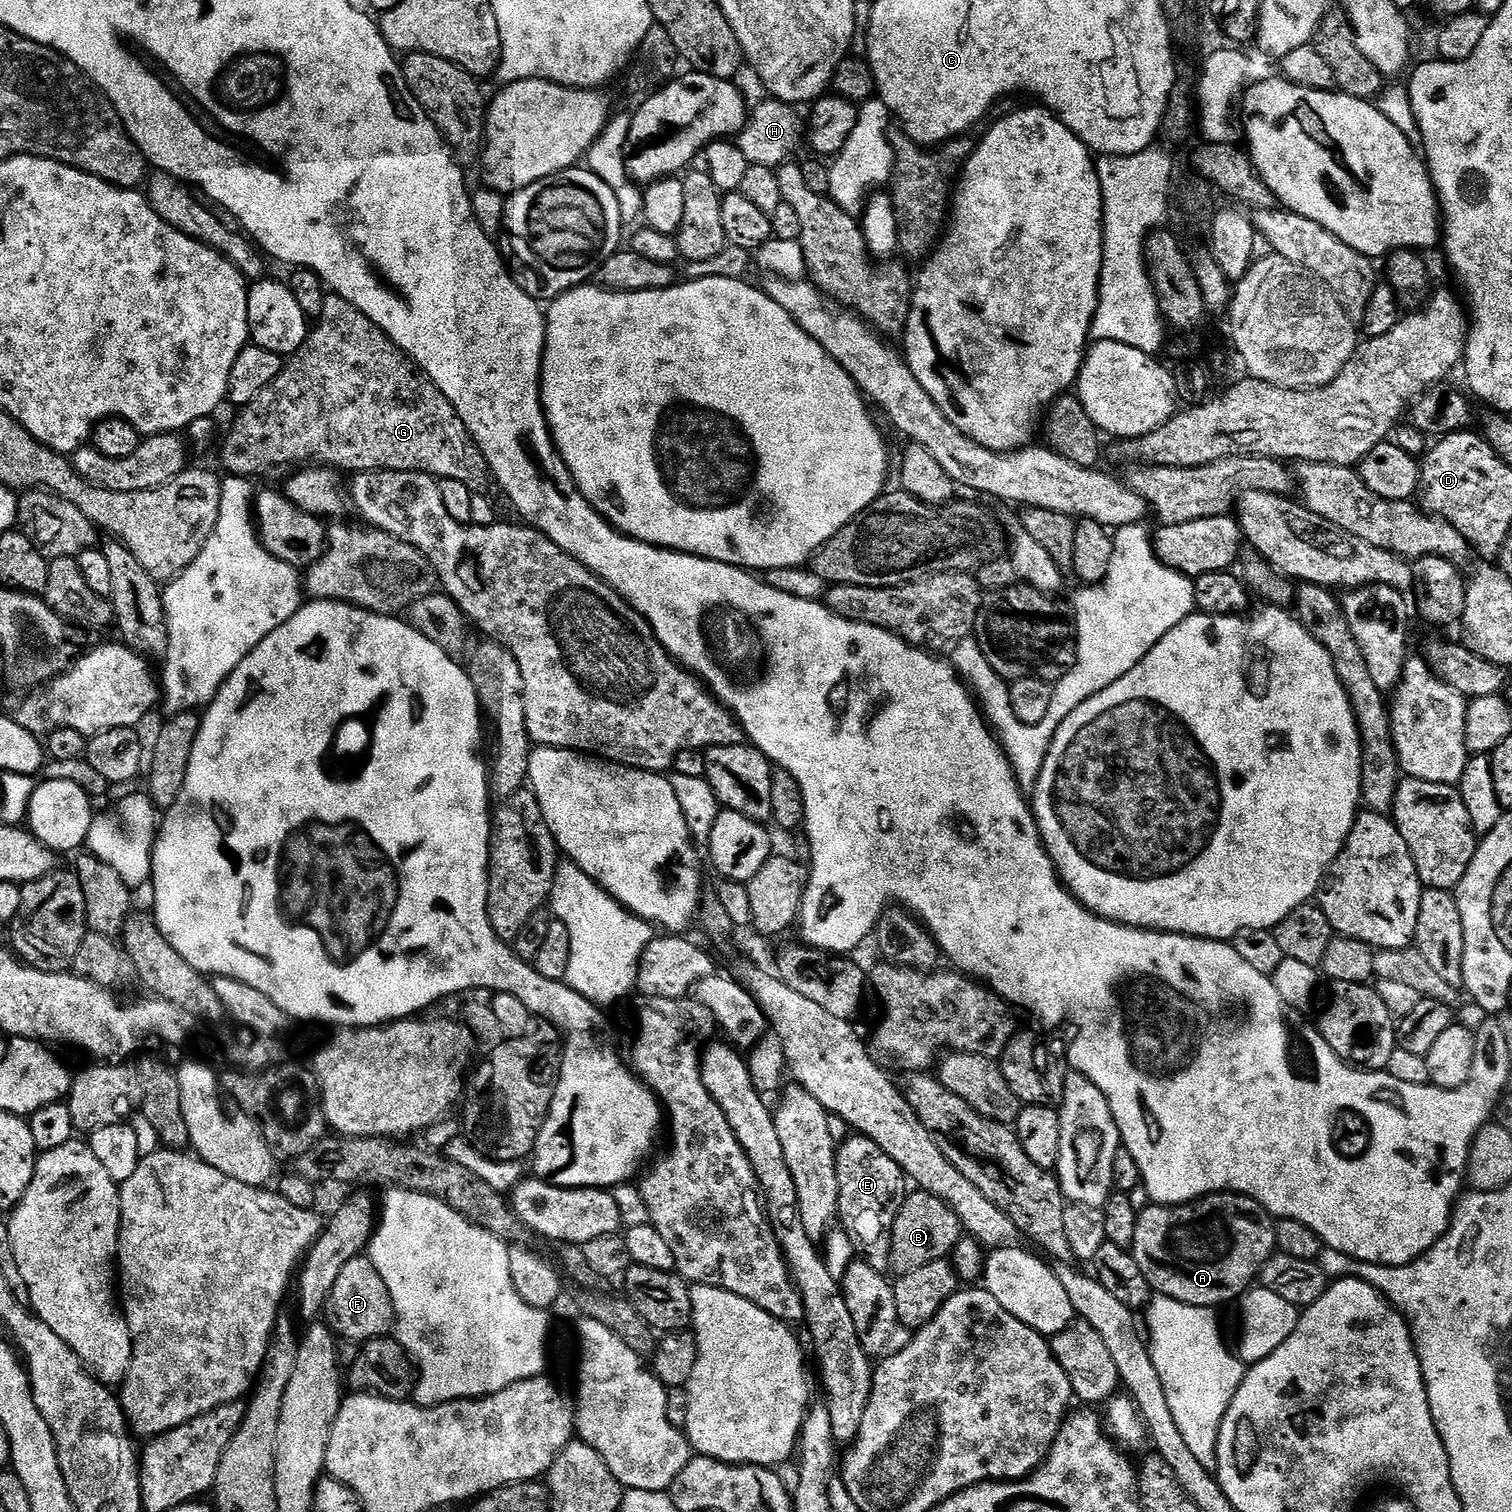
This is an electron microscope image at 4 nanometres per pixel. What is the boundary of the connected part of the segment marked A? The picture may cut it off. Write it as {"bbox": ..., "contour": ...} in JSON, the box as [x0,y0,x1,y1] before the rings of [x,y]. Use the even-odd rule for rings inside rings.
{"bbox":[1130,1192,1277,1309],"contour":[[[1211,1192],[1203,1200],[1191,1200],[1188,1204],[1158,1204],[1149,1203],[1147,1208],[1142,1209],[1135,1217],[1137,1225],[1134,1229],[1134,1238],[1130,1251],[1134,1262],[1138,1264],[1138,1270],[1142,1270],[1142,1278],[1152,1287],[1153,1293],[1169,1296],[1178,1302],[1186,1302],[1190,1306],[1199,1308],[1219,1309],[1219,1304],[1228,1304],[1239,1301],[1240,1297],[1257,1283],[1262,1266],[1277,1251],[1276,1247],[1276,1225],[1273,1217],[1254,1198],[1242,1196],[1239,1192]]]}

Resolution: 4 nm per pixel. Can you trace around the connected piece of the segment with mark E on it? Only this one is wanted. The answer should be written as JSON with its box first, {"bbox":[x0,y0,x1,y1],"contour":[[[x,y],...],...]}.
{"bbox":[836,1134,908,1273],"contour":[[[859,1134],[851,1135],[839,1143],[836,1173],[839,1225],[847,1236],[852,1237],[859,1259],[865,1260],[876,1272],[887,1273],[892,1267],[892,1226],[908,1193],[907,1177],[872,1139]]]}

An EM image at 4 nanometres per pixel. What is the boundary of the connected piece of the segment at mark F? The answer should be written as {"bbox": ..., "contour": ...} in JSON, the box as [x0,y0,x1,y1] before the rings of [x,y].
{"bbox":[323,1255,396,1342],"contour":[[[367,1255],[355,1256],[346,1266],[342,1266],[334,1288],[324,1303],[323,1323],[332,1329],[342,1340],[367,1342],[379,1336],[388,1336],[396,1323],[394,1302],[390,1298],[390,1290],[386,1290],[386,1282],[382,1282],[382,1274],[374,1270],[374,1262]]]}

